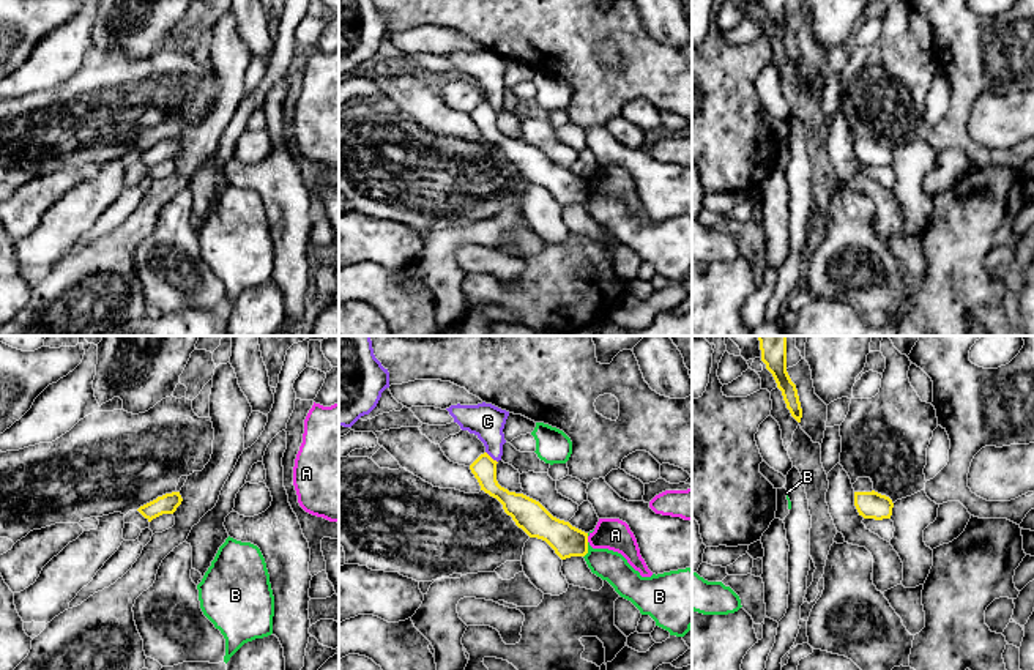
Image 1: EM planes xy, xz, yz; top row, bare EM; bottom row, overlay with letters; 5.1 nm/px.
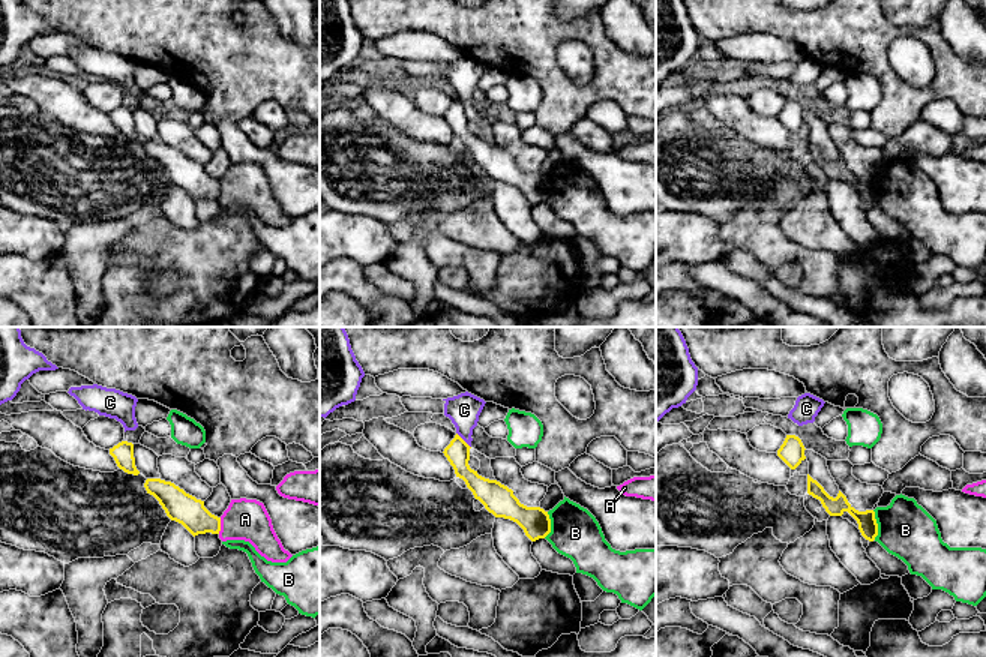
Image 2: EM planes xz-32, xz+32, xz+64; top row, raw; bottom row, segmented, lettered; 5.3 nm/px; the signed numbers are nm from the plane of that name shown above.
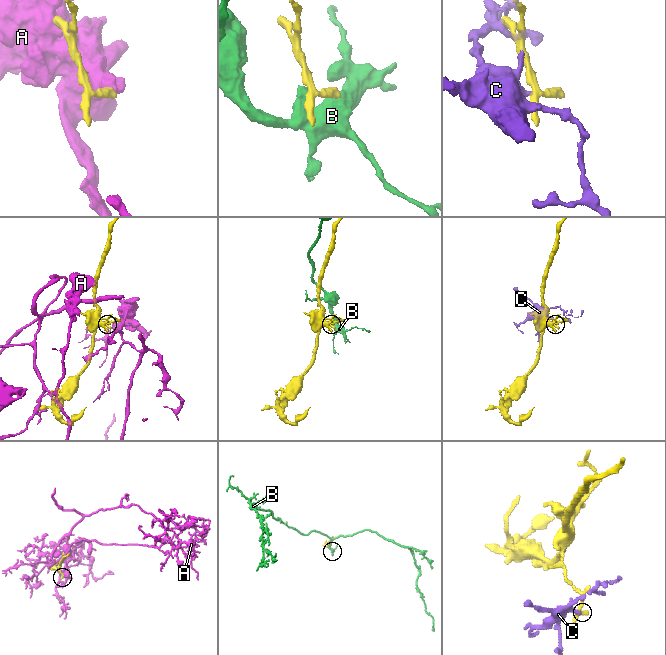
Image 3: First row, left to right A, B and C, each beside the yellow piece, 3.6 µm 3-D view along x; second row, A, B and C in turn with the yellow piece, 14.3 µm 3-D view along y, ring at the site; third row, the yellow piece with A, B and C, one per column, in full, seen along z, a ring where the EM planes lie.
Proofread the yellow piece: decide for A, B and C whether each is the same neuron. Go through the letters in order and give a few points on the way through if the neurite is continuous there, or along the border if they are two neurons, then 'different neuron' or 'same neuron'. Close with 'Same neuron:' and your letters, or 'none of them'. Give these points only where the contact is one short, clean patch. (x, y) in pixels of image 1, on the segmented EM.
A: border xz (587, 536), (588, 541); different neuron
B: different neuron
C: border xz (486, 451), (497, 462); different neuron
Same neuron: none of them

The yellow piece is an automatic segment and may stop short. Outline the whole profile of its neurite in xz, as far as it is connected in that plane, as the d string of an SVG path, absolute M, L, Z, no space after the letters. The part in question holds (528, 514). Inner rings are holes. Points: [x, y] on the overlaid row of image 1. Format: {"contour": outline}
{"contour": "M484 452L470 465L481 490L497 498L519 528L530 538L545 541L561 560L585 556L588 553L588 533L553 517L539 501L501 487L497 481L497 463Z"}

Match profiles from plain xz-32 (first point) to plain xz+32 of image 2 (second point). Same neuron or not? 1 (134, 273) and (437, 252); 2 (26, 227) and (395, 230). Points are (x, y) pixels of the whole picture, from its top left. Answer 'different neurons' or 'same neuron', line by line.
1: different neurons
2: different neurons

